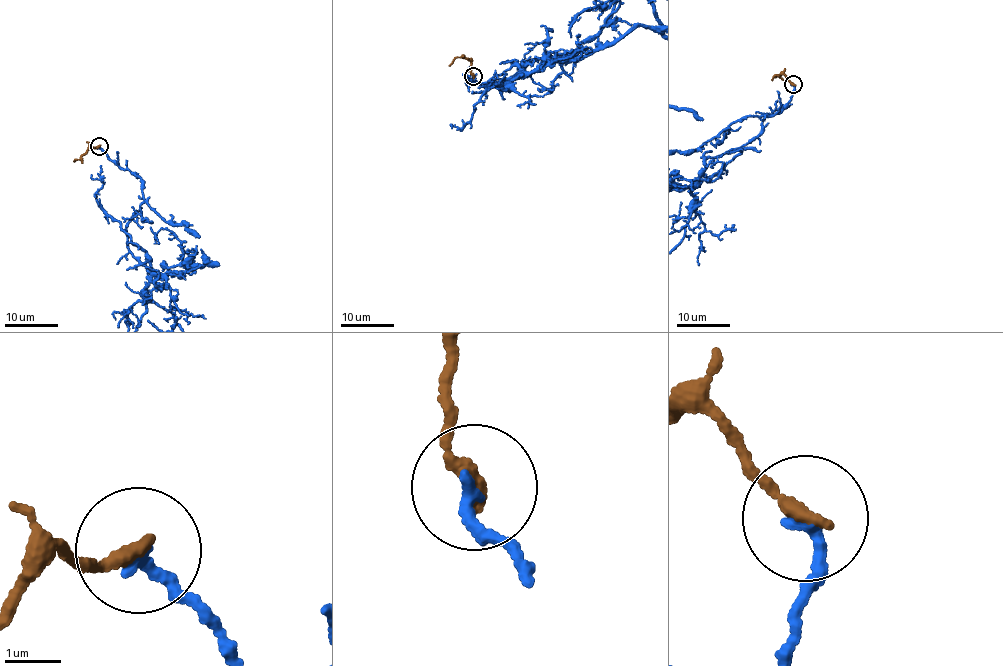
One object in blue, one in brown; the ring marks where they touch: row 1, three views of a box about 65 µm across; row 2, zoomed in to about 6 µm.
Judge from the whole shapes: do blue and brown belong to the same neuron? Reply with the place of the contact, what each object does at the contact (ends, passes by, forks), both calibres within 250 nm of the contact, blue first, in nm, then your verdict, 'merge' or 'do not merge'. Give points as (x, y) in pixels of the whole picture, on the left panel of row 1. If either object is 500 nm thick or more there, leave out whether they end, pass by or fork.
place (99, 146); blue ends; brown ends; calibres 240 and 260 nm; do not merge

